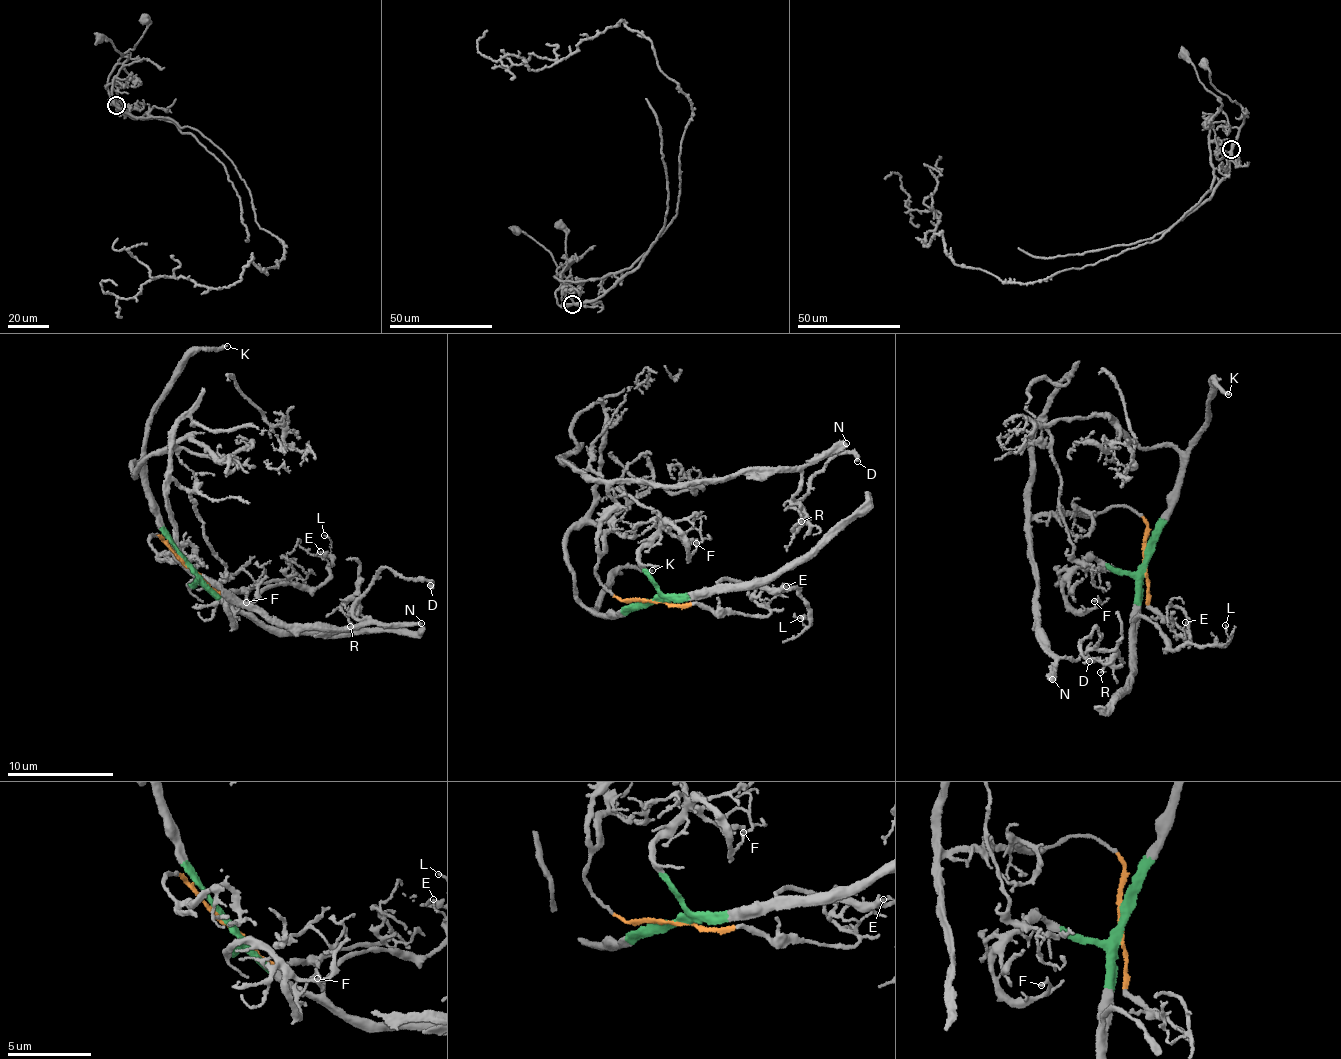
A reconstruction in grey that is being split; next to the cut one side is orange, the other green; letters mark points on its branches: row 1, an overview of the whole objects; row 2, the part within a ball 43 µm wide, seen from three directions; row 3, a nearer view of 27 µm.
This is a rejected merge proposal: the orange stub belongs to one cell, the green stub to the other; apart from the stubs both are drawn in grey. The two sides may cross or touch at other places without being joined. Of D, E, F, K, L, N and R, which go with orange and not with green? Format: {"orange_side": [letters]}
{"orange_side": ["D", "N", "R"]}

